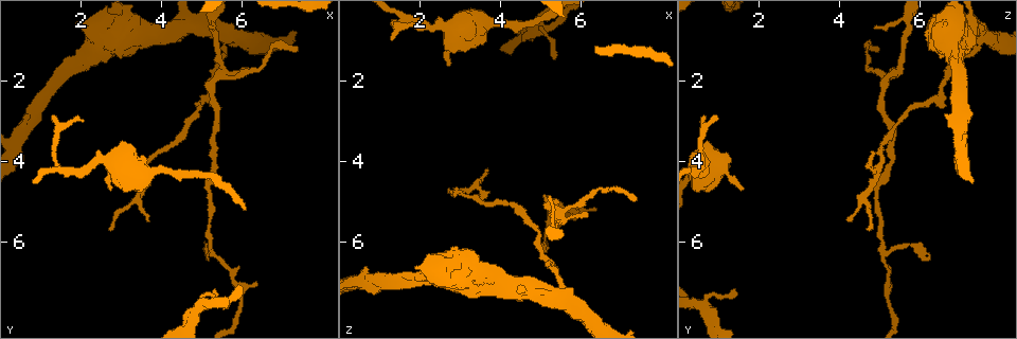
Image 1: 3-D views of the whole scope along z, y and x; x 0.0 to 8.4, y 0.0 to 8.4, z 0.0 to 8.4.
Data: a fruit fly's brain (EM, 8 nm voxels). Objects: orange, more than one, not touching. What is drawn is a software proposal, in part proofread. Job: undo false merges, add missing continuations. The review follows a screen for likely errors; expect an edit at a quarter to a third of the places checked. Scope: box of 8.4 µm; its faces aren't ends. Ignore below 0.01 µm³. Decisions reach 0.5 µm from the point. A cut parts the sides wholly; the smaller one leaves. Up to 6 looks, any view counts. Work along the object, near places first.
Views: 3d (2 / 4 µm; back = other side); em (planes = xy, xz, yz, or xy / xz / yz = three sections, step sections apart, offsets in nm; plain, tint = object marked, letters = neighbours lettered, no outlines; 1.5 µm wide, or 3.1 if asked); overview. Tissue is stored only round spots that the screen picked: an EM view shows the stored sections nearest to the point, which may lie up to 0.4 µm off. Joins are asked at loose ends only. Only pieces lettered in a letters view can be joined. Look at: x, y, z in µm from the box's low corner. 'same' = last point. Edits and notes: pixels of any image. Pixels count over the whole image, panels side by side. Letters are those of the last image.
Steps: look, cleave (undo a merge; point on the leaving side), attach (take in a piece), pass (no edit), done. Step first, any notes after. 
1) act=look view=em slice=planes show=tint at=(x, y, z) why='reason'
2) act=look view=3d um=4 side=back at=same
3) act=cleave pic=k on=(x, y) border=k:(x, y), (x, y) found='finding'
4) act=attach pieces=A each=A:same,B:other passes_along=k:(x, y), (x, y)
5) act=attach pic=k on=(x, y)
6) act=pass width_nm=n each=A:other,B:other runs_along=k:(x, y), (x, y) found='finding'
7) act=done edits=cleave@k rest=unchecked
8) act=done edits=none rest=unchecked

act=look view=em slice=planes show=letters at=(4.95, 7.60, 0.60) why='arms part here'

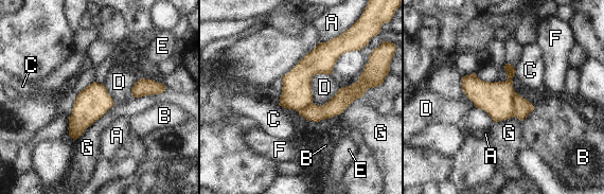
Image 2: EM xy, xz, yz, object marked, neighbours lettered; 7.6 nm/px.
act=cleave pic=2 on=(521, 107) each=A:other,B:other,C:other,D:other,E:other,F:other,G:other found='two neurons meet here'

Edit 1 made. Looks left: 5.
act=look view=em slice=xy step=8 show=plain at=(2.10, 2.95, 0.60) why='an open end'

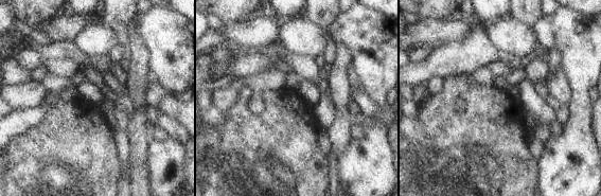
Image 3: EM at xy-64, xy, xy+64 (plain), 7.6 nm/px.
act=look view=em slice=xy step=8 show=letters at=same

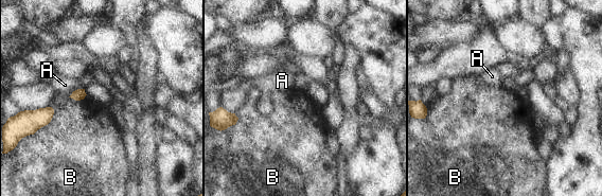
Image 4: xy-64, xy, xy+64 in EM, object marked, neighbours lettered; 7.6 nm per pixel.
act=pass each=A:other,B:other found='no lettered piece goes on from it'

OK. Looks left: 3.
act=look view=em slice=yz step=4 show=tint at=(5.55, 1.75, 5.35)

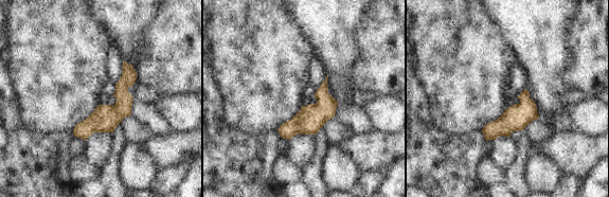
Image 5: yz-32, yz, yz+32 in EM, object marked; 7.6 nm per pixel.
act=look view=em slice=planes show=tint at=same why='another direction'

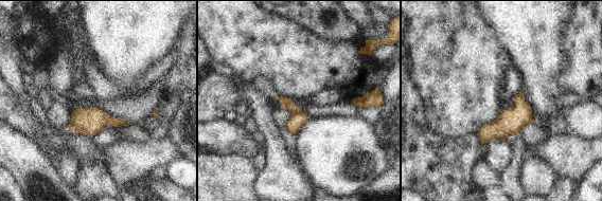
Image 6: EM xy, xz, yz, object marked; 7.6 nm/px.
act=look view=em slice=planes show=letters at=same why='see the neighbours'

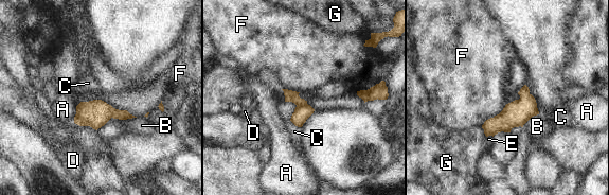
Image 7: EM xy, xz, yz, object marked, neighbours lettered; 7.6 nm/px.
act=pass each=A:other,B:other,C:other,D:other,E:other,F:other,G:other border=7:(505, 105), (481, 125) found='one neuron here'

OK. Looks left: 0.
act=done edits=cleave@2 rest=unchecked

